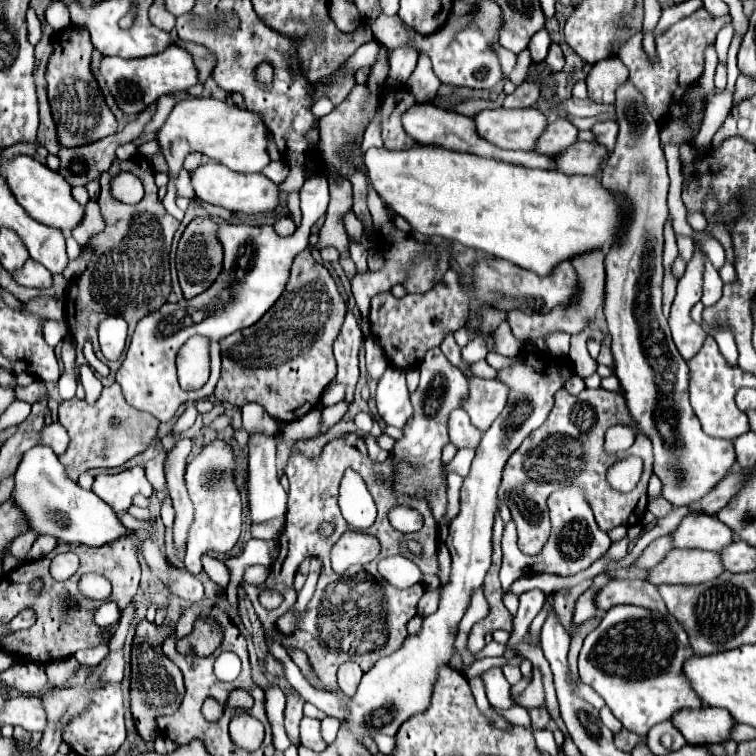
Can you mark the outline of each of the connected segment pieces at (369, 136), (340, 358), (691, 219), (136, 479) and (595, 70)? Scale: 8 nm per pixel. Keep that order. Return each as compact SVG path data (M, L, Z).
M379 112L375 114L373 122L365 130L365 138L363 138L363 144L361 144L361 154L371 146L377 146L377 148L383 146L383 140L381 140L381 134L379 134Z
M347 312L341 332L333 342L333 354L337 360L337 376L327 386L329 390L335 384L343 384L347 388L345 398L343 398L347 404L353 402L353 392L355 392L355 384L359 378L359 358L357 356L359 356L361 340L363 340L363 334L361 334L361 328L357 326L357 320L351 312Z
M702 212L687 213L687 221L695 231L702 231L707 226L707 220Z
M135 466L131 470L123 470L119 474L99 474L93 484L93 492L105 500L117 514L125 512L135 494L151 496L153 486L145 478L145 472L141 466Z
M607 58L589 70L585 82L587 82L587 96L601 104L613 104L615 102L615 88L619 82L623 82L627 76L627 66L619 58Z

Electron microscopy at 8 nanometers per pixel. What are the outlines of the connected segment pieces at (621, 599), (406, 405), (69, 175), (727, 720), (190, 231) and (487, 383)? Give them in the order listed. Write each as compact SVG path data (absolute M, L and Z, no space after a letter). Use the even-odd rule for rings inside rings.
M613 578L597 596L597 610L603 614L611 606L617 604L633 604L633 606L645 606L647 610L657 610L661 614L667 614L667 606L661 600L657 588L651 582L645 580L619 580Z
M387 366L385 374L377 382L377 410L385 424L401 428L413 414L409 392L405 384L405 370L393 370Z
M149 108L139 114L137 120L129 122L121 132L103 138L99 142L79 146L79 148L59 148L59 174L67 178L71 186L85 186L91 180L99 180L99 176L109 170L115 160L117 146L125 142L137 140L145 124L149 122Z
M703 706L697 710L679 710L671 720L689 744L727 742L731 738L733 728L737 726L729 710L711 706Z
M195 218L195 220L189 222L189 226L185 228L185 232L179 240L177 274L179 274L179 284L181 284L181 290L183 290L183 296L187 300L201 294L203 290L207 290L221 272L223 248L217 242L215 230L217 230L217 224L211 218Z
M469 380L469 398L465 398L463 402L463 410L481 432L485 432L505 408L507 390L509 388L499 380Z

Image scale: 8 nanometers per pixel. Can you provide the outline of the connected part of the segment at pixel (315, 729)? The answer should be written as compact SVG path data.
M311 718L301 720L301 744L315 752L321 752L327 748L327 744L321 740L321 734L319 734L319 720L311 720Z

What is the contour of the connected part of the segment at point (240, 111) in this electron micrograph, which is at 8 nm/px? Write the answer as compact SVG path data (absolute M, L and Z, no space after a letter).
M185 98L177 102L167 122L157 132L157 140L161 146L161 154L167 158L167 164L171 170L167 193L162 203L167 212L178 221L182 221L184 213L176 205L173 178L183 168L183 160L189 152L201 152L235 172L261 172L271 162L269 152L267 152L269 130L261 122L261 114L253 114L251 110L231 106L215 98Z

